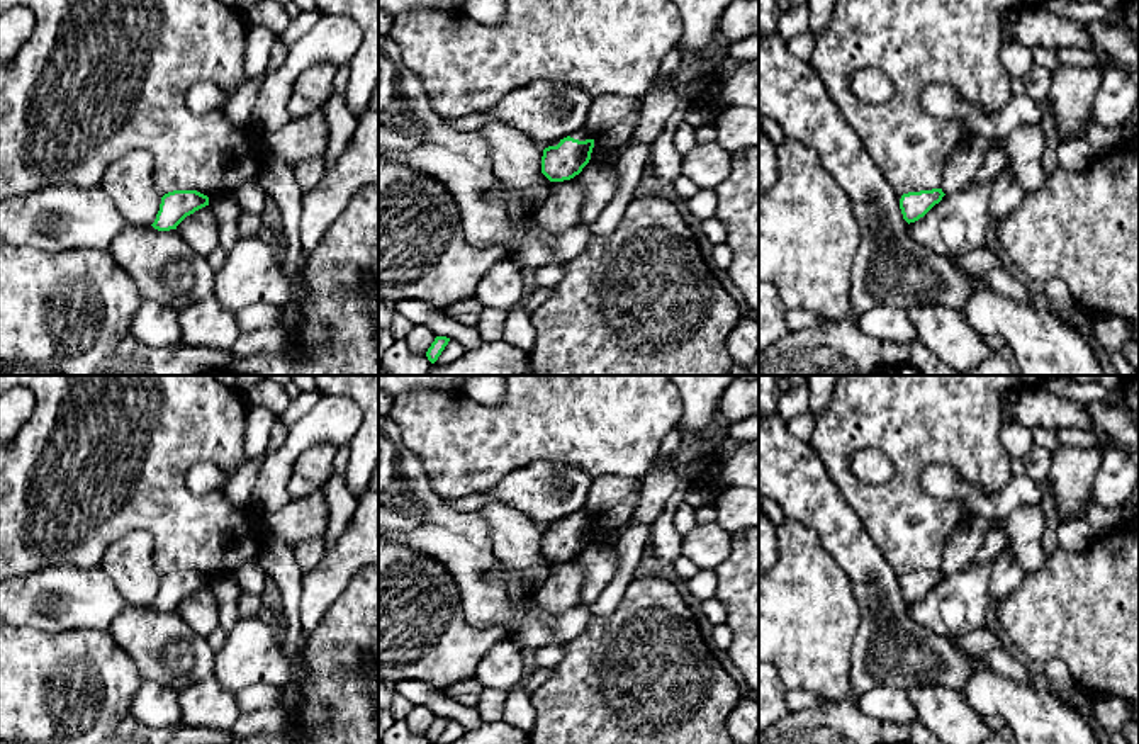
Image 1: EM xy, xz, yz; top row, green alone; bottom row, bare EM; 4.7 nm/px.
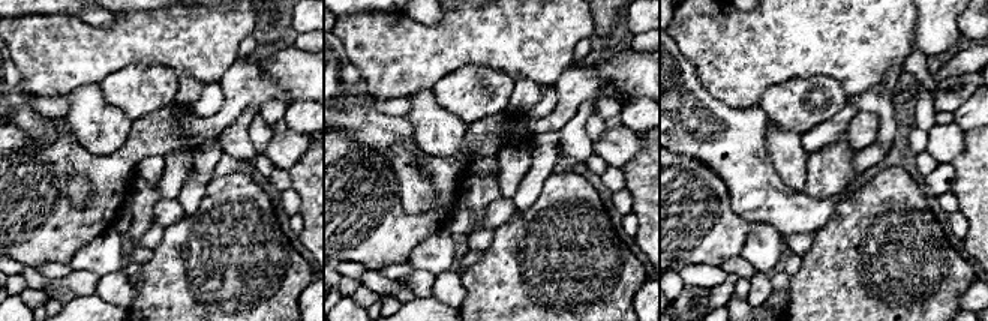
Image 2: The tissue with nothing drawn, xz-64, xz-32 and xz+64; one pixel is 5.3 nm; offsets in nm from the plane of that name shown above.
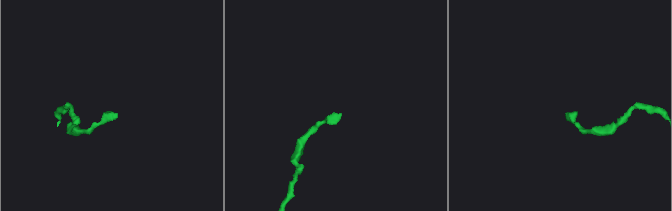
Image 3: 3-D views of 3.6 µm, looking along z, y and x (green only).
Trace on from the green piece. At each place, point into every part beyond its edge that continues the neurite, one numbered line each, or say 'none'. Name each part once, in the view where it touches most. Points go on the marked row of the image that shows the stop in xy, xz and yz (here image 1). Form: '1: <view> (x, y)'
1: xz (584, 133)

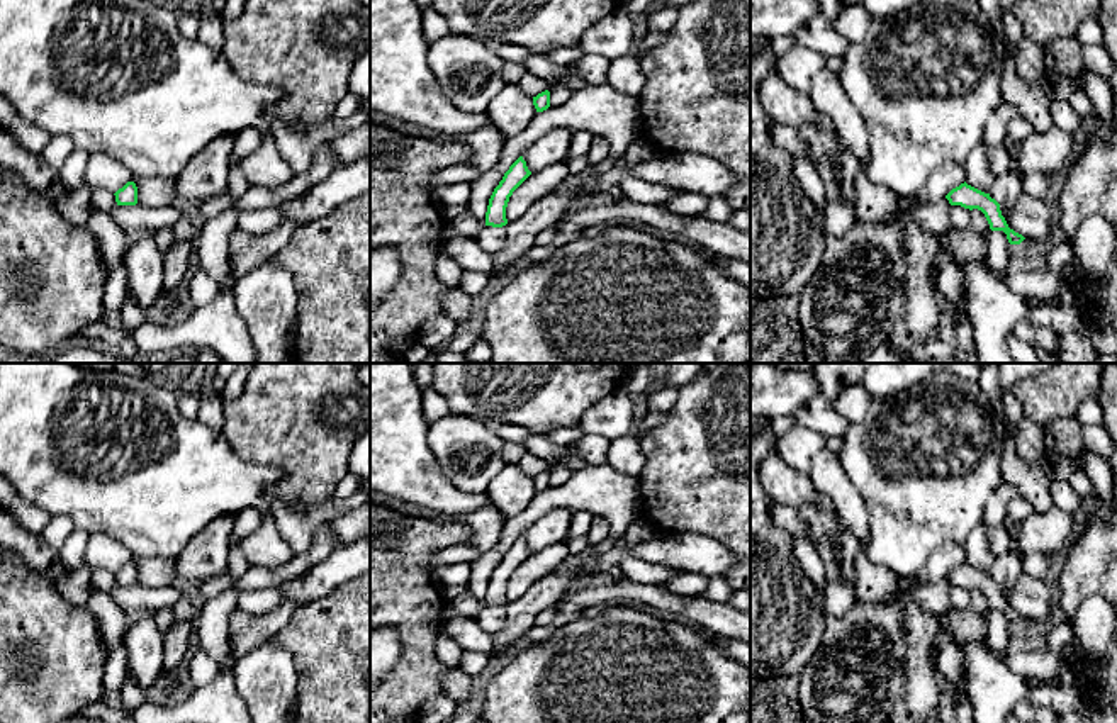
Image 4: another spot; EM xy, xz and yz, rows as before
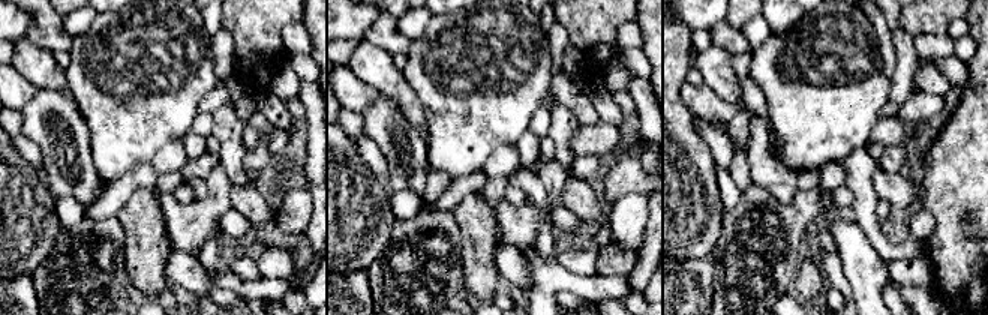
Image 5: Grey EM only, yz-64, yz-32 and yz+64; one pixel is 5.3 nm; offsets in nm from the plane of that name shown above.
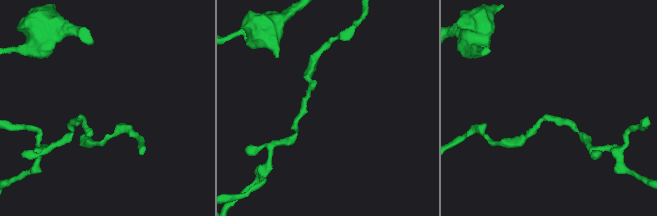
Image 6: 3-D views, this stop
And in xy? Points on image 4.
none

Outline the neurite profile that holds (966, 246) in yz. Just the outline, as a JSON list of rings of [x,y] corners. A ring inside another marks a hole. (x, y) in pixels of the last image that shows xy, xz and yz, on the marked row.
[[[951,227],[942,238],[957,268],[968,263],[988,263],[988,234],[979,234],[969,227]]]

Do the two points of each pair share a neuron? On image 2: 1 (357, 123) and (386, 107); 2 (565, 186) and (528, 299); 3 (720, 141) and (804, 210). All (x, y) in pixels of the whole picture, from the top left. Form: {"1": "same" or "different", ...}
{"1": "different", "2": "same", "3": "same"}

